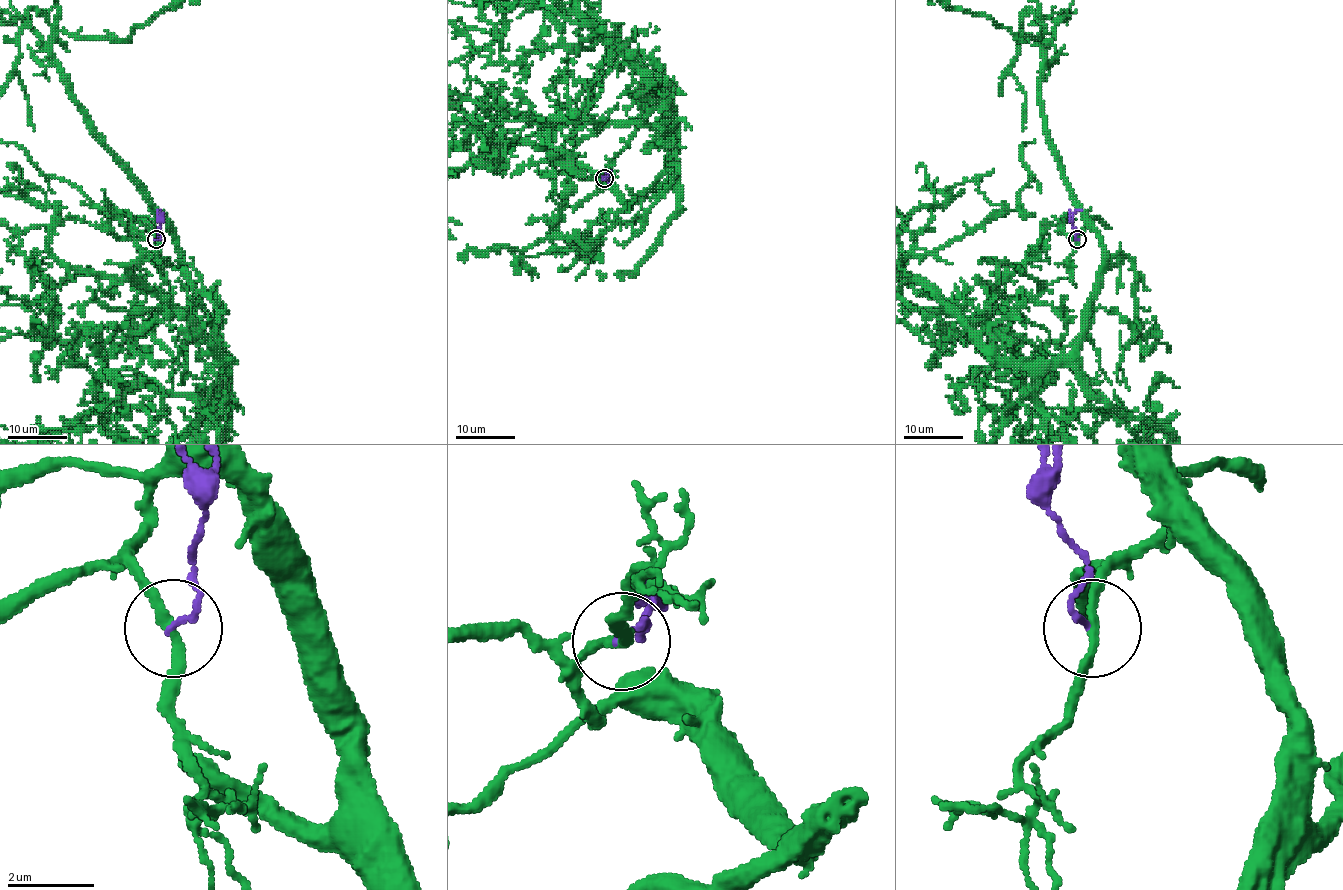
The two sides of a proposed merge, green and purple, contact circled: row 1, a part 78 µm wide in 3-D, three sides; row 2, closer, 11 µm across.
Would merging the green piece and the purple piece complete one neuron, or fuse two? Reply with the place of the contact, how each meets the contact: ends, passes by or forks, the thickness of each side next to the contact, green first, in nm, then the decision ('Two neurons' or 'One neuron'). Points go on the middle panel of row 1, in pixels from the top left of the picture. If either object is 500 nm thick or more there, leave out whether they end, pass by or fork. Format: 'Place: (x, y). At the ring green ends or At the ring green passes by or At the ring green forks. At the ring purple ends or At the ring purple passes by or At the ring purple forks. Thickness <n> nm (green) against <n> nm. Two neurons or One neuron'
Place: (604, 178). At the ring green passes by. At the ring purple ends. Thickness 200 nm (green) against 140 nm. Two neurons

